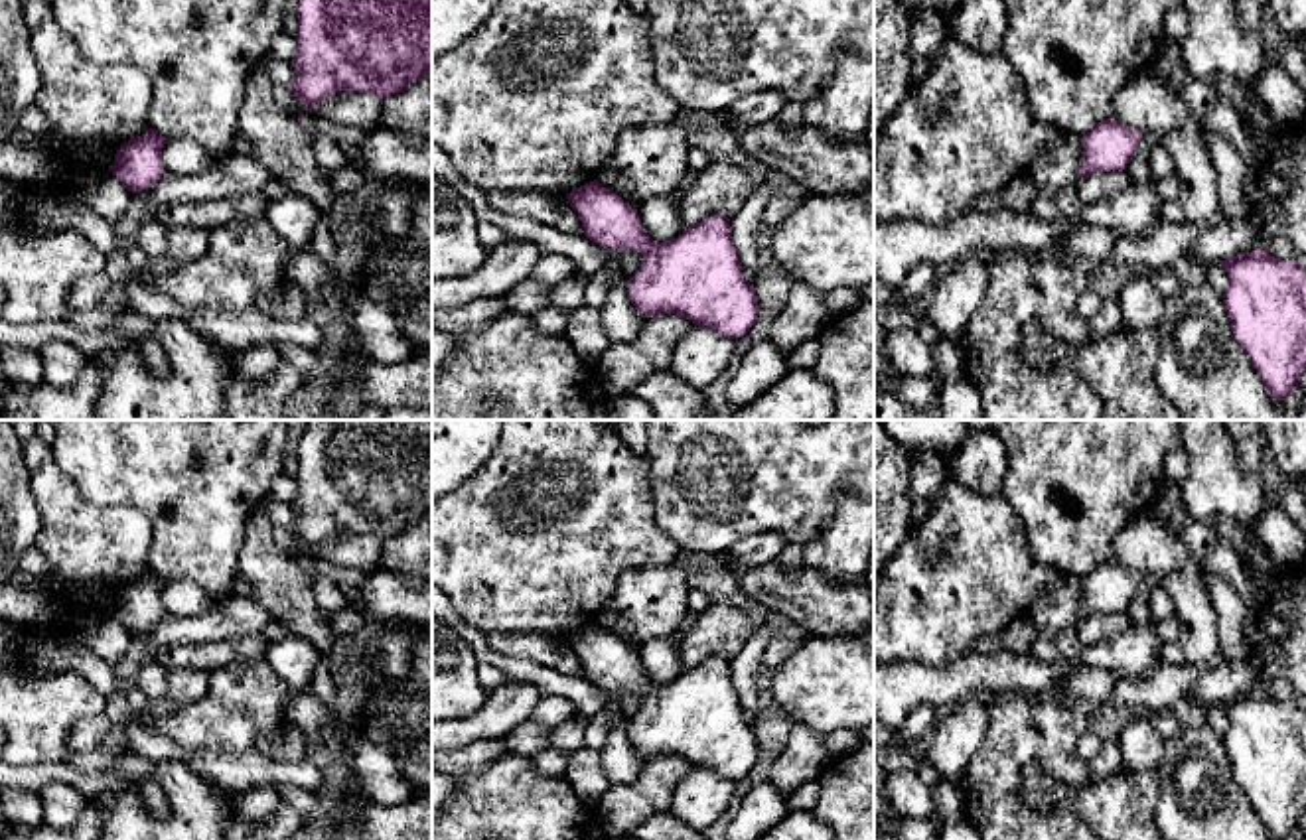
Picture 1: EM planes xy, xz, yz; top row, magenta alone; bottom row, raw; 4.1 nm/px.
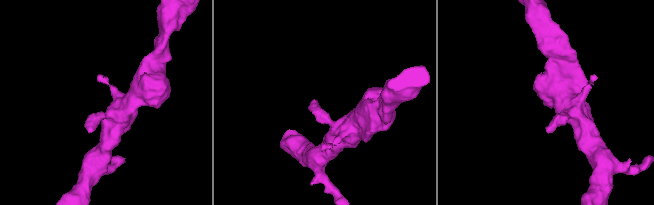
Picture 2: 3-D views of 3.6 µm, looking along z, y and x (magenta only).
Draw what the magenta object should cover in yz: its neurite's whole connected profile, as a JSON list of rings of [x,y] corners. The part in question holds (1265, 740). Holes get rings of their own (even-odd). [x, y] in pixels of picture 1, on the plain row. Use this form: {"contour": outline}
{"contour": [[[1265,688],[1225,700],[1221,706],[1229,720],[1223,747],[1235,783],[1272,840],[1292,836],[1306,812],[1306,710],[1298,702],[1276,700]]]}

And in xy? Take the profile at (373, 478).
{"contour": [[[306,420],[296,455],[298,519],[288,530],[310,550],[337,532],[385,540],[432,513],[432,420]]]}

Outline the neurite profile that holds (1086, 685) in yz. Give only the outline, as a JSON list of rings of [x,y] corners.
[[[1075,665],[1073,672],[1048,692],[1046,698],[1095,706],[1107,702],[1117,682],[1113,670]]]

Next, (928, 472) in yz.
[[[915,452],[911,467],[911,530],[931,513],[933,499],[943,485],[947,471],[933,452]]]

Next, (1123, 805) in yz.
[[[1030,763],[1022,771],[1020,797],[1036,810],[1075,808],[1099,840],[1166,840],[1156,826],[1158,769],[1121,769],[1069,787]]]

